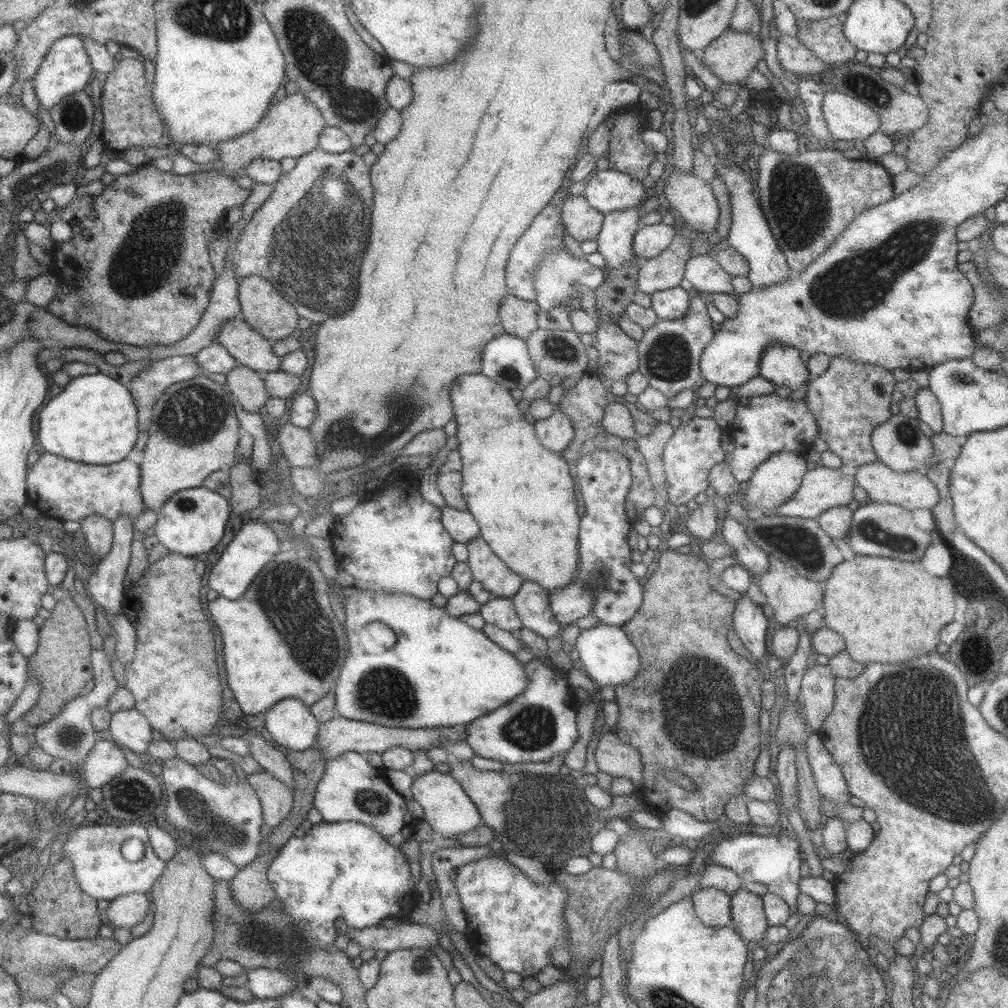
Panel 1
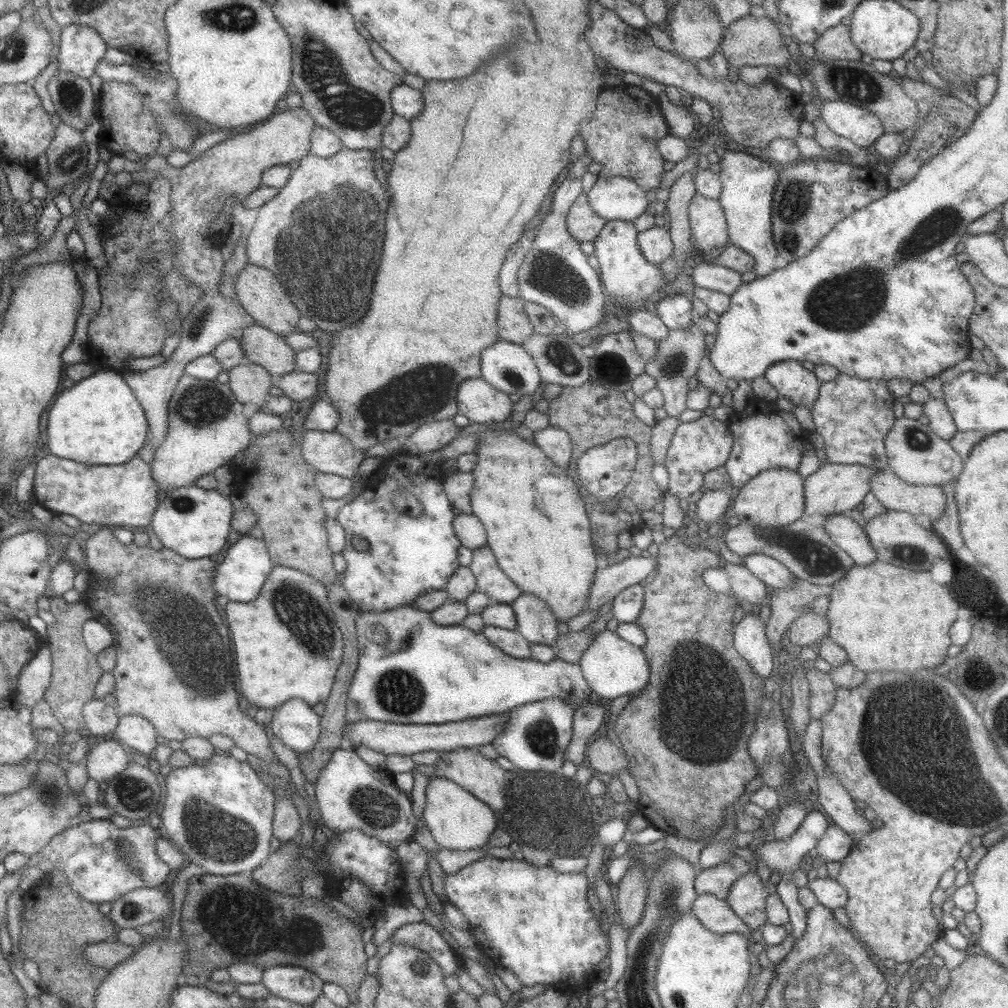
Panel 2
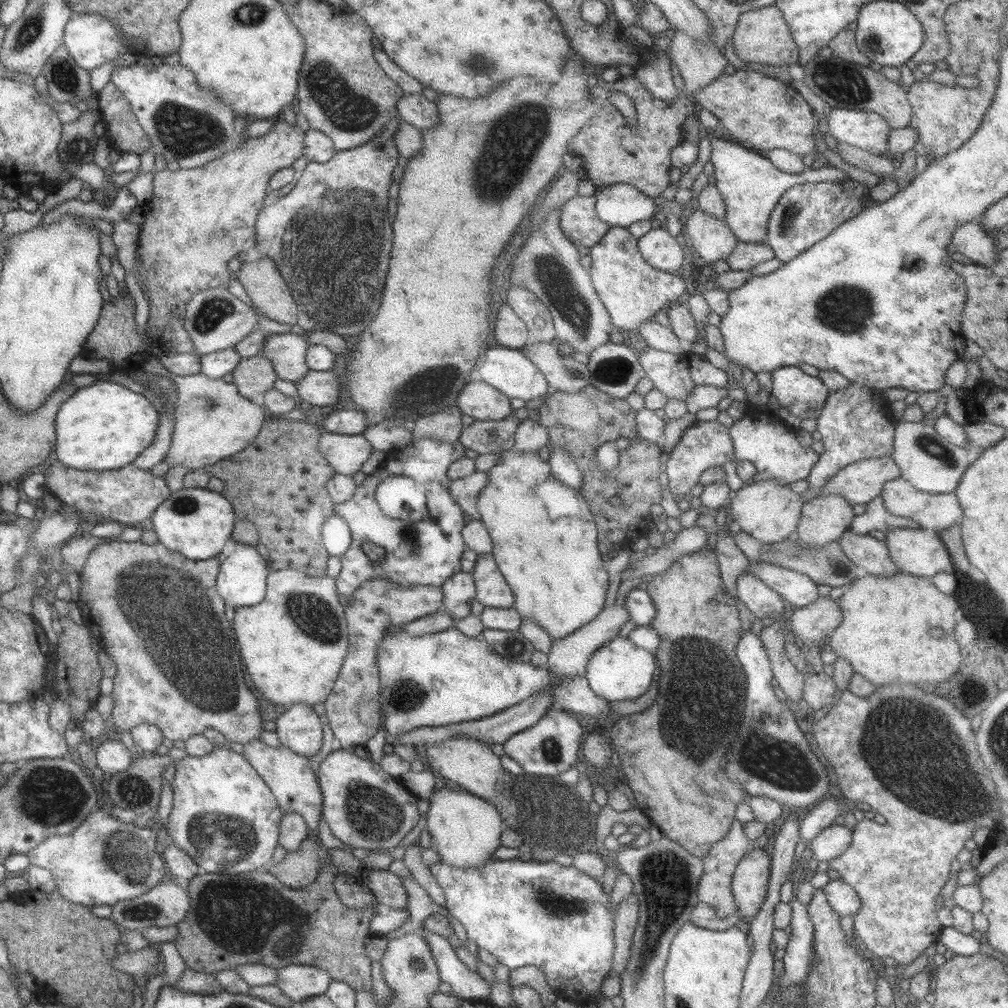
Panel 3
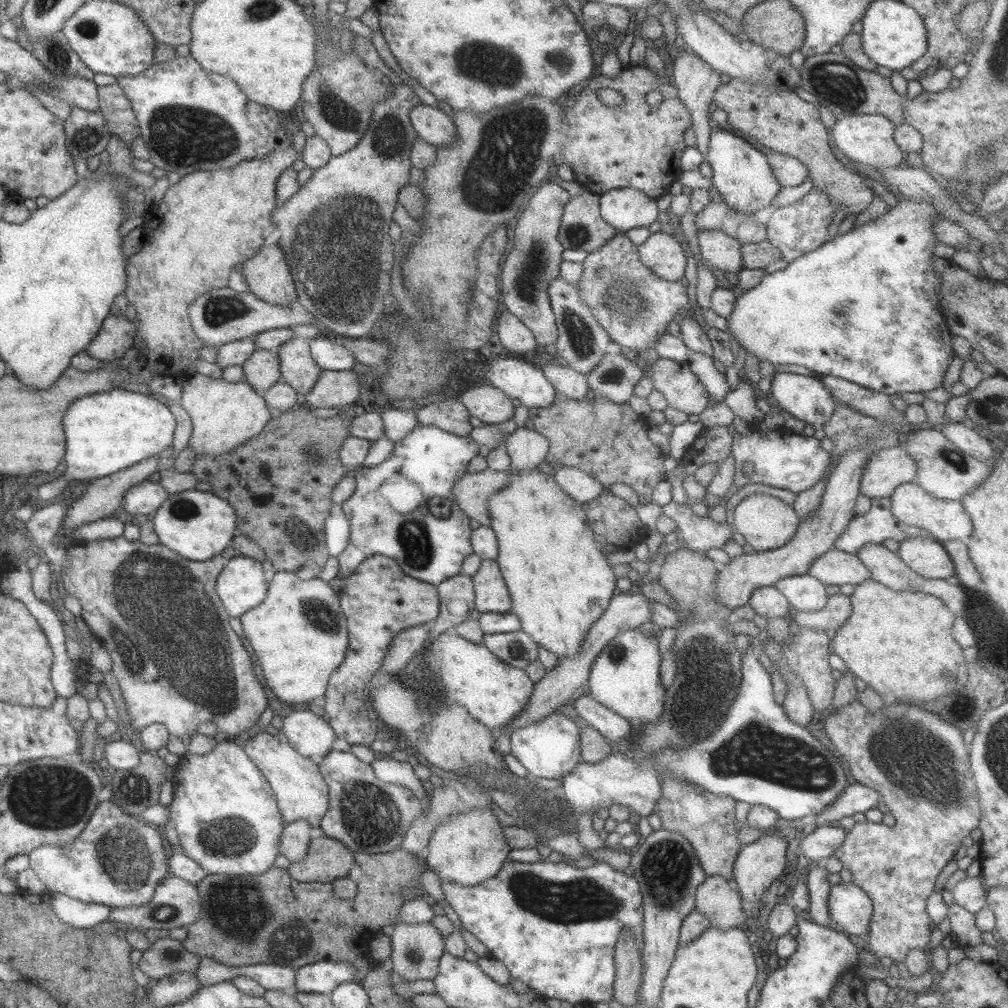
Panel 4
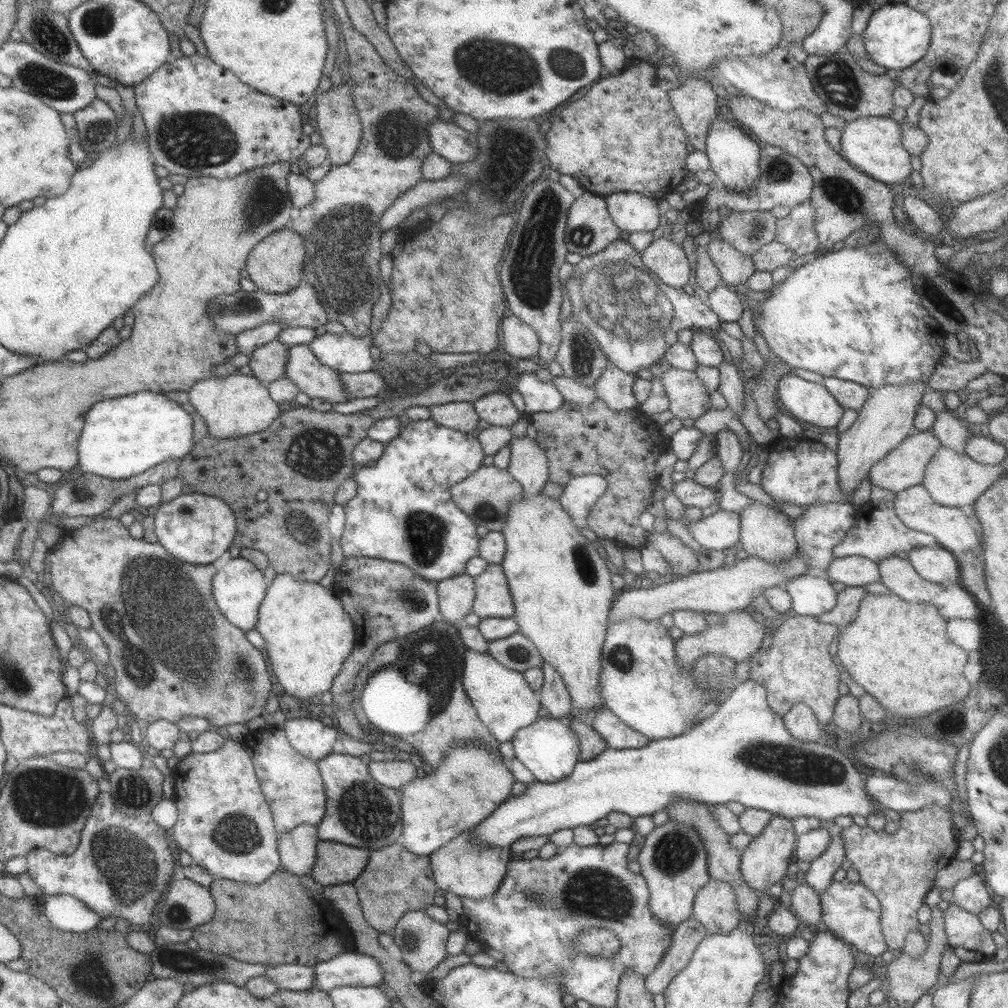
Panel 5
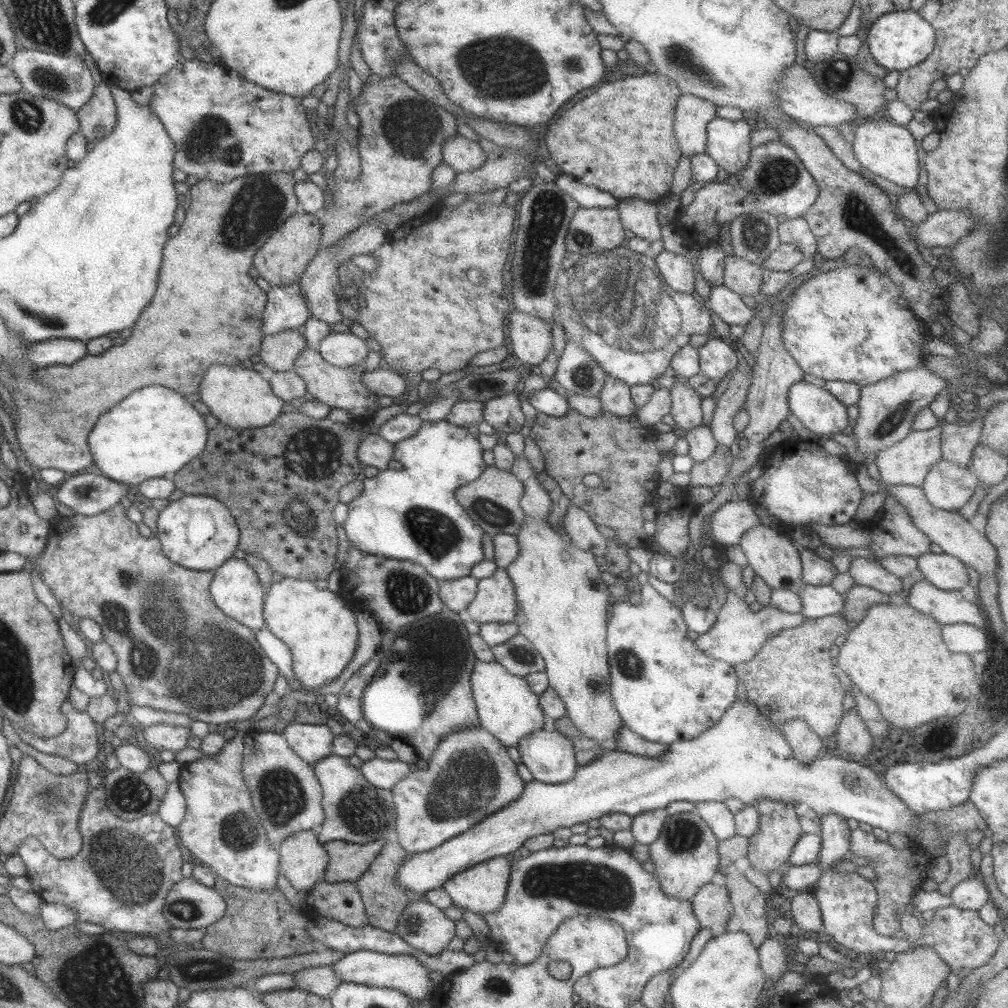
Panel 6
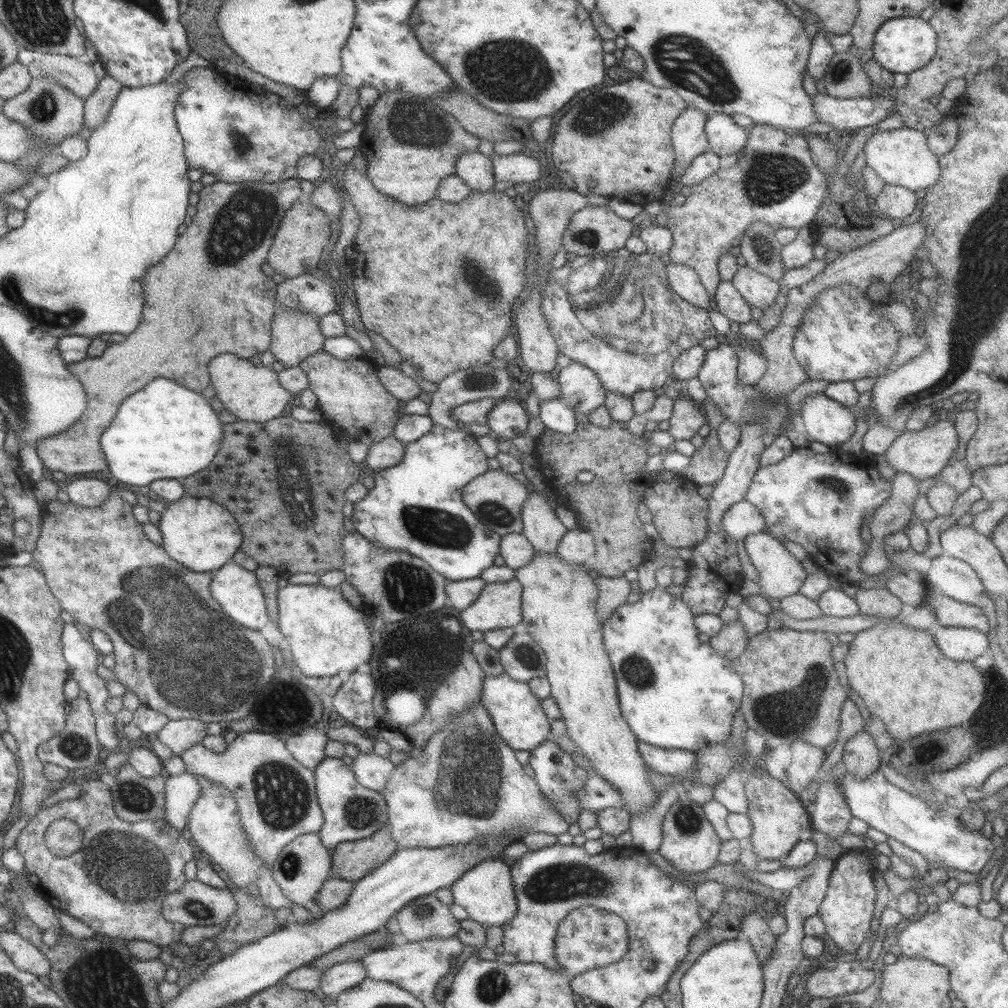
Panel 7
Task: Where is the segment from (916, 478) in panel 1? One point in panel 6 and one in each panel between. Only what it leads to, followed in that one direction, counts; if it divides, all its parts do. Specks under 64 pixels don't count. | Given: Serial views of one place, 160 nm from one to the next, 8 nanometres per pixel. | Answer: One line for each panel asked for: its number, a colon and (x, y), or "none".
2: (894, 493)
3: (933, 512)
4: (944, 520)
5: (952, 528)
6: (949, 530)

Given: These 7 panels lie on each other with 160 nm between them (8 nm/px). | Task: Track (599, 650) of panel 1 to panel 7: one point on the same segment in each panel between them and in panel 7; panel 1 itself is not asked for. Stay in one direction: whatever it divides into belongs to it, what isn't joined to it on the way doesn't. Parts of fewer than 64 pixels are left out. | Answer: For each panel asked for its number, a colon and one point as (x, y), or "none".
2: (612, 667)
3: (618, 671)
4: (625, 677)
5: (640, 681)
6: (666, 690)
7: (688, 703)

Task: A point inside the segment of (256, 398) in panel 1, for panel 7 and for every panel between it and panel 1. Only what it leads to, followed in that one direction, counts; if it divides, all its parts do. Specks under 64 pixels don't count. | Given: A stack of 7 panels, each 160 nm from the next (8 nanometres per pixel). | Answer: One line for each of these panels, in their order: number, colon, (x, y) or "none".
2: (250, 383)
3: (256, 375)
4: (261, 370)
5: (268, 363)
6: (279, 352)
7: (294, 335)

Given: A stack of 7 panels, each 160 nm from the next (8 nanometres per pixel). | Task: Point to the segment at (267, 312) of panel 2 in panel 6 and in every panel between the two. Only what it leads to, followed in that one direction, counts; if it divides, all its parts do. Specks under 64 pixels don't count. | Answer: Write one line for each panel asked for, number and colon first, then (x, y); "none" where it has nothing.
3: (264, 284)
4: (270, 278)
5: (275, 265)
6: (282, 260)

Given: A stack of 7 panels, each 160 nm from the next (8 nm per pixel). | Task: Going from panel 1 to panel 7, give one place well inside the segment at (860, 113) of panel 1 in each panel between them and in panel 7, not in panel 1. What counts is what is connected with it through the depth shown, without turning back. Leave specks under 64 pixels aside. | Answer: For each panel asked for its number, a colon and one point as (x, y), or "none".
2: (862, 127)
3: (869, 131)
4: (868, 138)
5: (873, 145)
6: (887, 149)
7: (901, 157)

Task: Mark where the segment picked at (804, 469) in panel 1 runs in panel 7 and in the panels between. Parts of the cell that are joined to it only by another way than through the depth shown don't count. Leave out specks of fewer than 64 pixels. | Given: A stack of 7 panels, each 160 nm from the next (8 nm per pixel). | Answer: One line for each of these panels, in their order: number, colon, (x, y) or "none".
2: (775, 497)
3: (770, 511)
4: (766, 522)
5: (766, 533)
6: (772, 556)
7: (781, 574)

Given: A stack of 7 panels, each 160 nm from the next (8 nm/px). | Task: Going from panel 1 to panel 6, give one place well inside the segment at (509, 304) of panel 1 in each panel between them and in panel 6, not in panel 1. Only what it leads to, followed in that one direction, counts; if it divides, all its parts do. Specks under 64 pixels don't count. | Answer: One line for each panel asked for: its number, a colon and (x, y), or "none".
2: (513, 325)
3: (511, 331)
4: (514, 335)
5: (521, 341)
6: (531, 338)

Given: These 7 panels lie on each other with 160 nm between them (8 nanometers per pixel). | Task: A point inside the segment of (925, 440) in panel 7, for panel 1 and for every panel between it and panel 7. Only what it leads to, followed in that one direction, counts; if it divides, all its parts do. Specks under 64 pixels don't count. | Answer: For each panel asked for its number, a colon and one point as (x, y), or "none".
1: (821, 488)
2: (834, 489)
3: (859, 482)
4: (885, 469)
5: (904, 466)
6: (907, 462)

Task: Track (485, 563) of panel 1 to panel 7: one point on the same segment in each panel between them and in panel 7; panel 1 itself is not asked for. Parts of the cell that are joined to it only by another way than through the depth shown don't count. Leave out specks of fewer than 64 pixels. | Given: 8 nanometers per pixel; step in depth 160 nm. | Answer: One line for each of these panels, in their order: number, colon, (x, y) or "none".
2: (491, 579)
3: (493, 590)
4: (491, 593)
5: (493, 598)
6: (495, 601)
7: (499, 605)

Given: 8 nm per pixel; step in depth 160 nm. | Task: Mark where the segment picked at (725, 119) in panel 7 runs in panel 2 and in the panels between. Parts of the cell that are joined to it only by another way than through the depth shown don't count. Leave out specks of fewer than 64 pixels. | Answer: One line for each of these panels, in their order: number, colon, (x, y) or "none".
2: (747, 182)
3: (751, 186)
4: (742, 174)
5: (734, 154)
6: (728, 144)

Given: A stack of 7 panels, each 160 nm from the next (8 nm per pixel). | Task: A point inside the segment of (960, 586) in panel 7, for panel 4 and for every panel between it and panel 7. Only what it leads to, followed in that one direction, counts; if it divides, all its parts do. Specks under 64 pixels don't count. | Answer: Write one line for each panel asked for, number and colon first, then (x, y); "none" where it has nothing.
4: (927, 556)
5: (938, 565)
6: (945, 571)

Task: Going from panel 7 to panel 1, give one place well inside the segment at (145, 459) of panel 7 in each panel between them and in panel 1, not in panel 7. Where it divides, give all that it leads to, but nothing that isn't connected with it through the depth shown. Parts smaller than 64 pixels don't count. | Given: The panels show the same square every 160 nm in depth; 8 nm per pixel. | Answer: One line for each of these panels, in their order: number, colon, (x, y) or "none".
1: (94, 420)
2: (98, 421)
3: (102, 427)
4: (106, 432)
5: (121, 437)
6: (154, 432)

